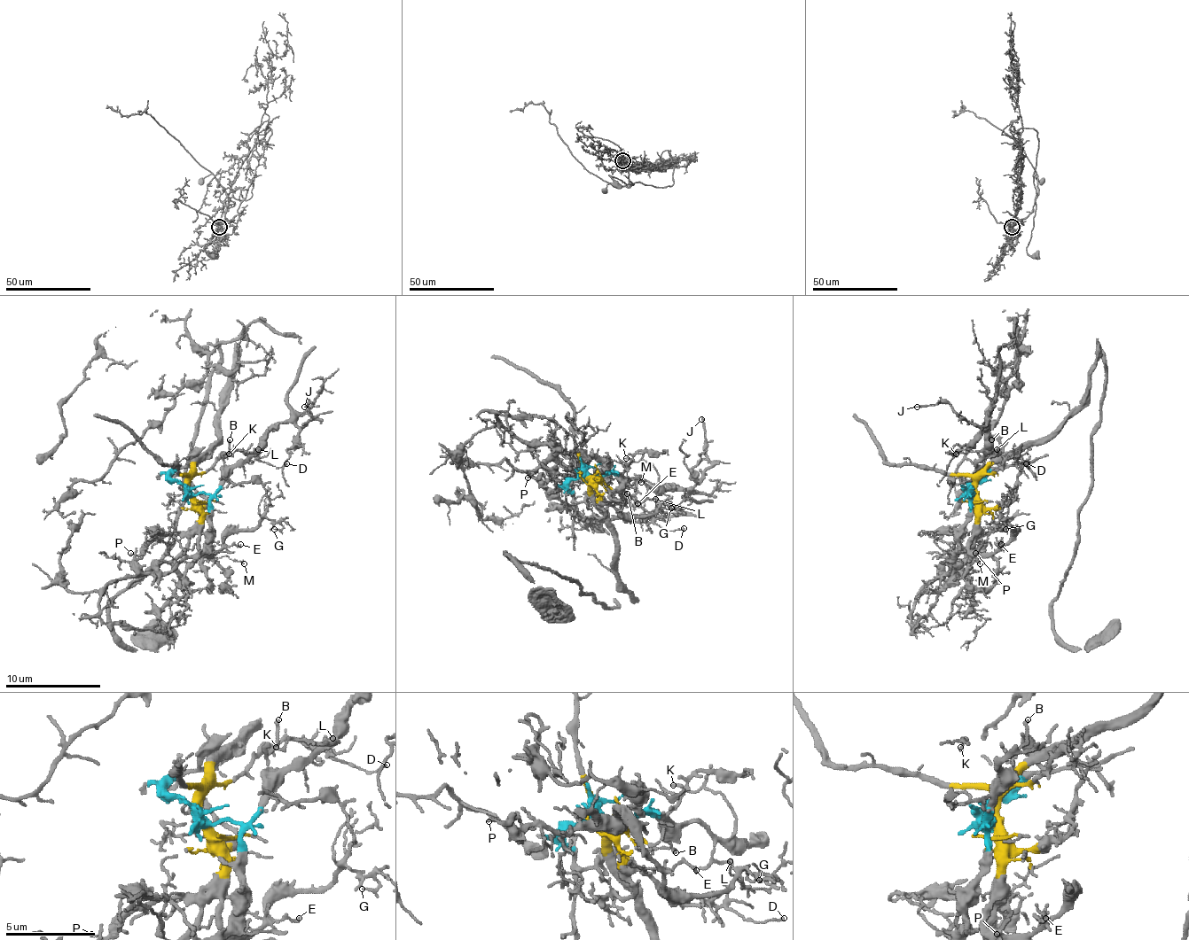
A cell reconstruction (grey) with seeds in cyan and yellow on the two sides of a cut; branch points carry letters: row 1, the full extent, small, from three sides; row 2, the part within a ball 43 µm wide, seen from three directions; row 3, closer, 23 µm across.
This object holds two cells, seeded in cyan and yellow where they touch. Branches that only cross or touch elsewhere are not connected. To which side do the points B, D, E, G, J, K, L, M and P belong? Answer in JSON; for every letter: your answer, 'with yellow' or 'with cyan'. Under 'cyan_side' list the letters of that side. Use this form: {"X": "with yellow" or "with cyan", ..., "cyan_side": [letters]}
{"B": "with cyan", "D": "with yellow", "E": "with yellow", "G": "with yellow", "J": "with cyan", "K": "with cyan", "L": "with cyan", "M": "with yellow", "P": "with yellow", "cyan_side": ["B", "J", "K", "L"]}

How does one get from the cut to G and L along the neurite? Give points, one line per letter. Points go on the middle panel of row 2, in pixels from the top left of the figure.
G: (584, 476), (598, 477), (597, 470), (625, 516), (649, 516), (663, 506), (675, 504), (680, 508), (670, 508)
L: (584, 476), (621, 473), (628, 480), (639, 477), (646, 494), (656, 499)

